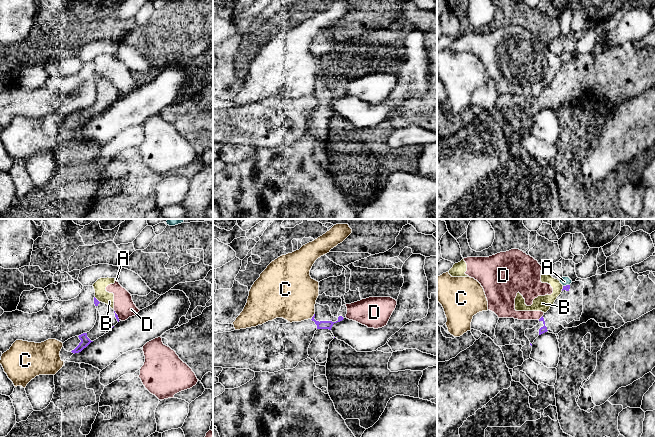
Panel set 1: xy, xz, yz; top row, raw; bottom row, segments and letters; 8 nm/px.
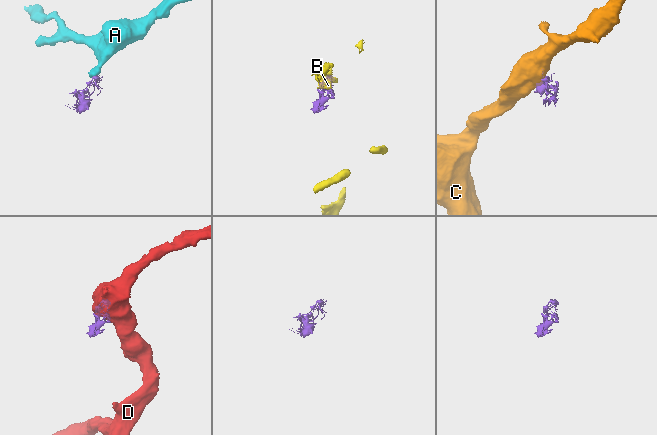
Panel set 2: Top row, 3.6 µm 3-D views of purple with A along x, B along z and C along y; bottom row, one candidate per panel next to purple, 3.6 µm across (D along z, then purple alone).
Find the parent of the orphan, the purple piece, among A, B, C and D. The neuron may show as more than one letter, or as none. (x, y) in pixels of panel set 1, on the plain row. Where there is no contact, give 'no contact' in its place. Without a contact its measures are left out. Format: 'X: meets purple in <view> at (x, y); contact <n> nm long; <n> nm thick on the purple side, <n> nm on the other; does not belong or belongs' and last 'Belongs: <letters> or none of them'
A: meets purple in yz at (566, 61); contact 60 nm long; 50 nm thick on the purple side, 70 nm on the other; does not belong
B: meets purple in xy at (97, 76); contact 60 nm long; 50 nm thick on the purple side, 100 nm on the other; does not belong
C: meets purple in xz at (313, 92); contact 60 nm long; 60 nm thick on the purple side, 420 nm on the other; does not belong
D: meets purple in yz at (541, 93); contact 50 nm long; 50 nm thick on the purple side, 180 nm on the other; does not belong
Belongs: none of them

